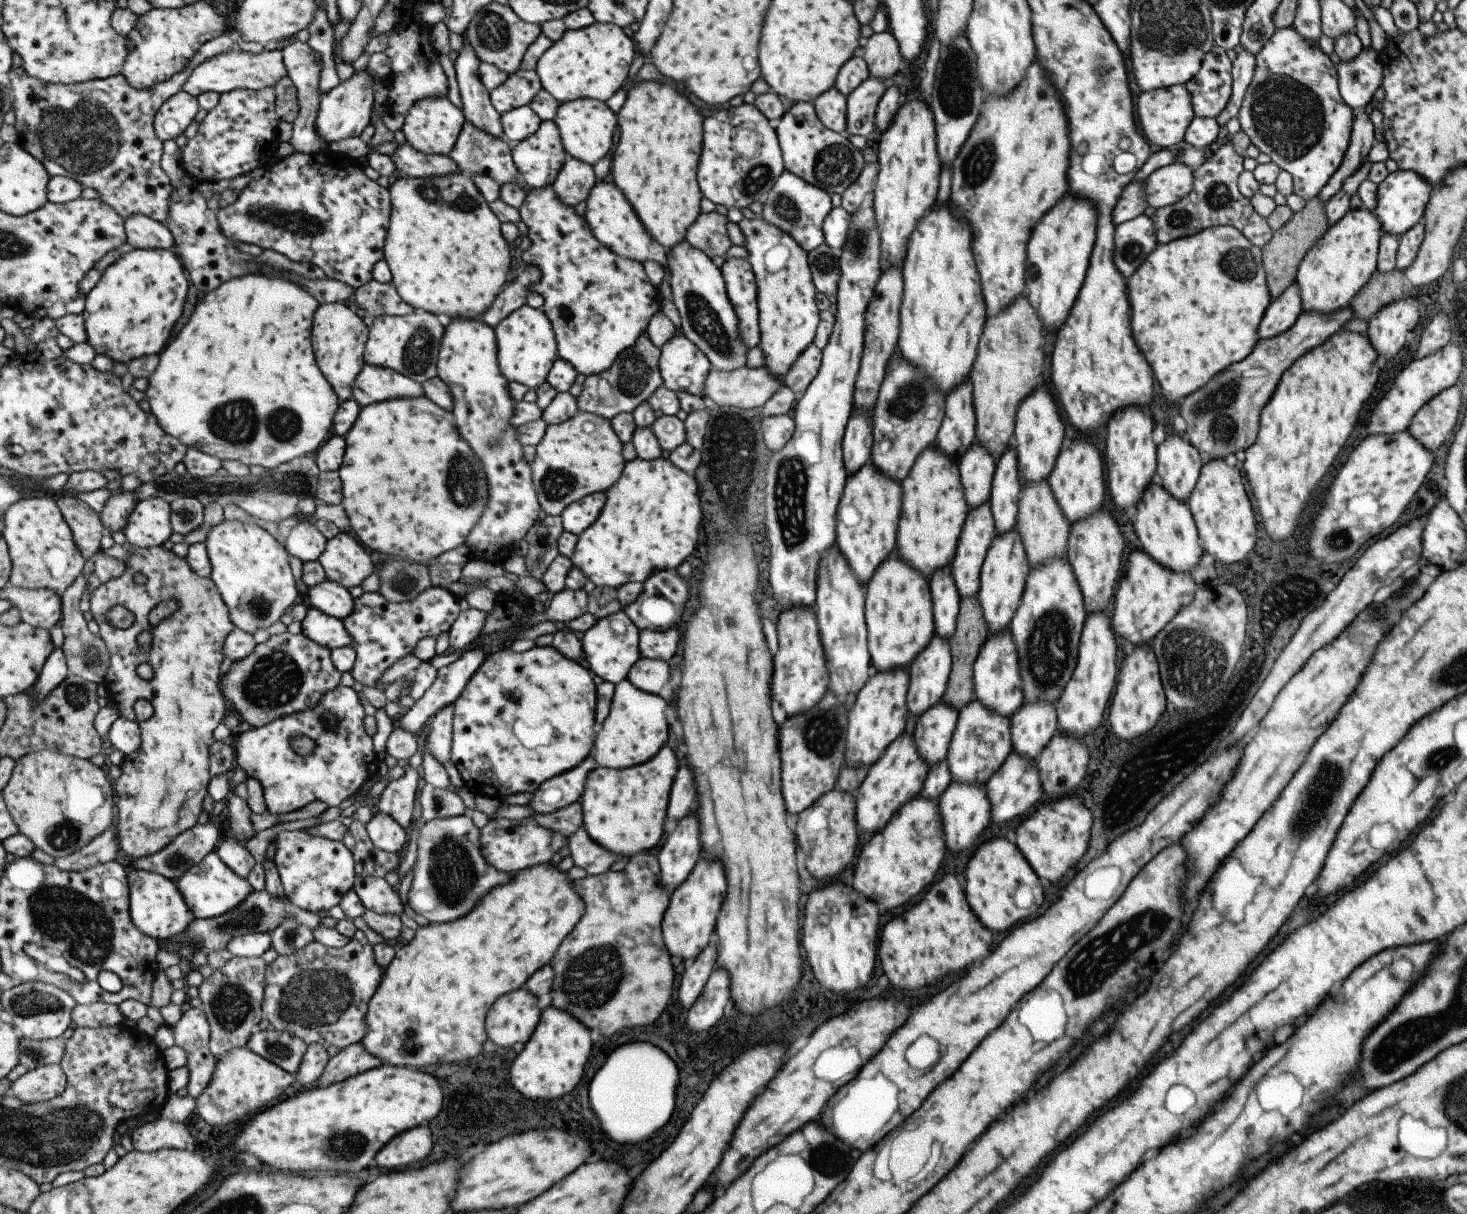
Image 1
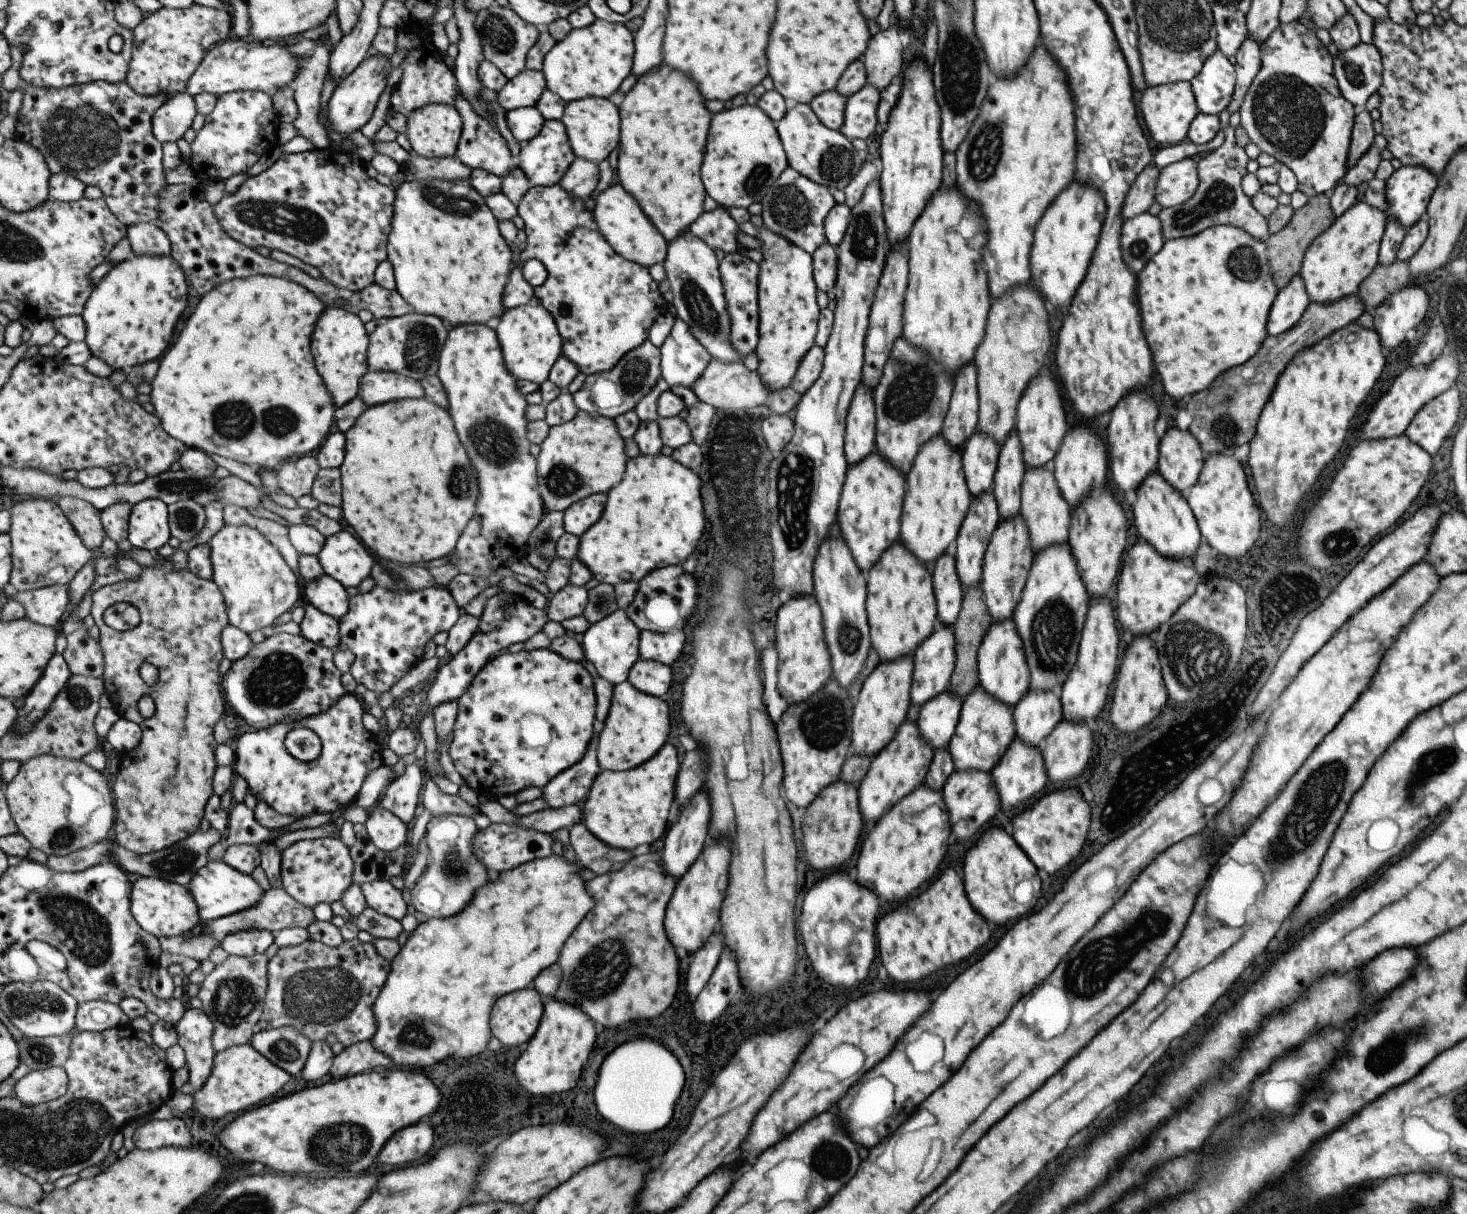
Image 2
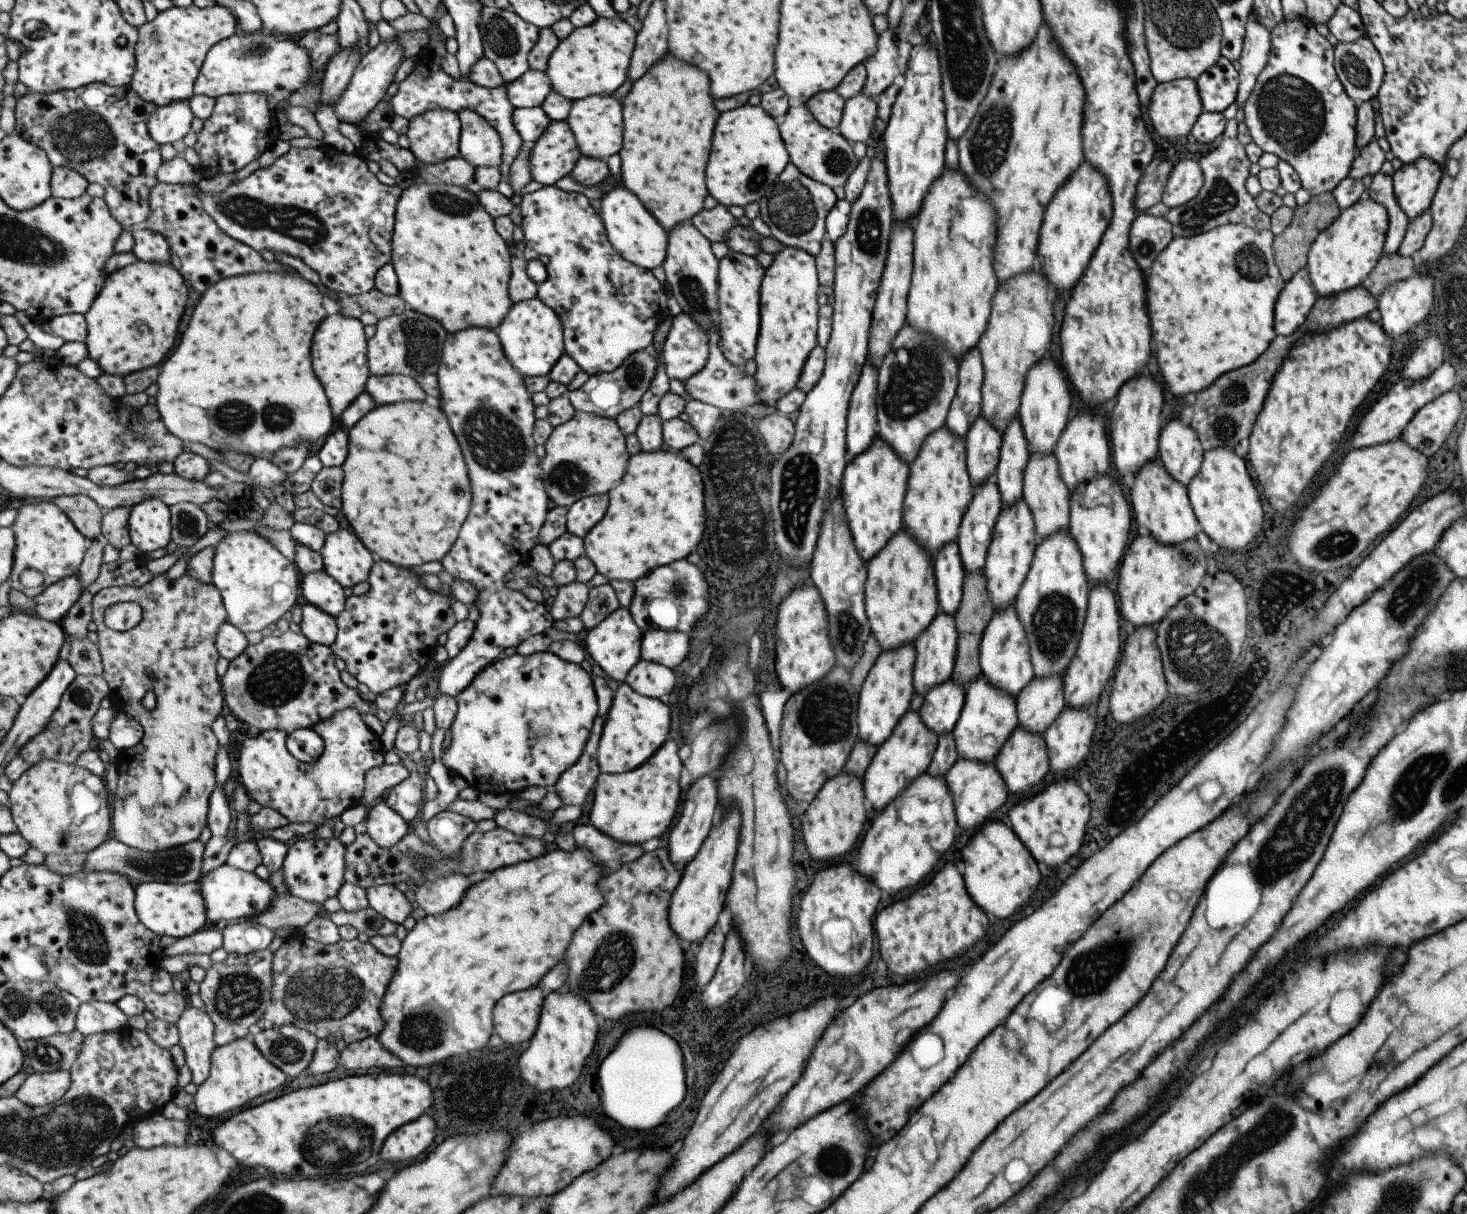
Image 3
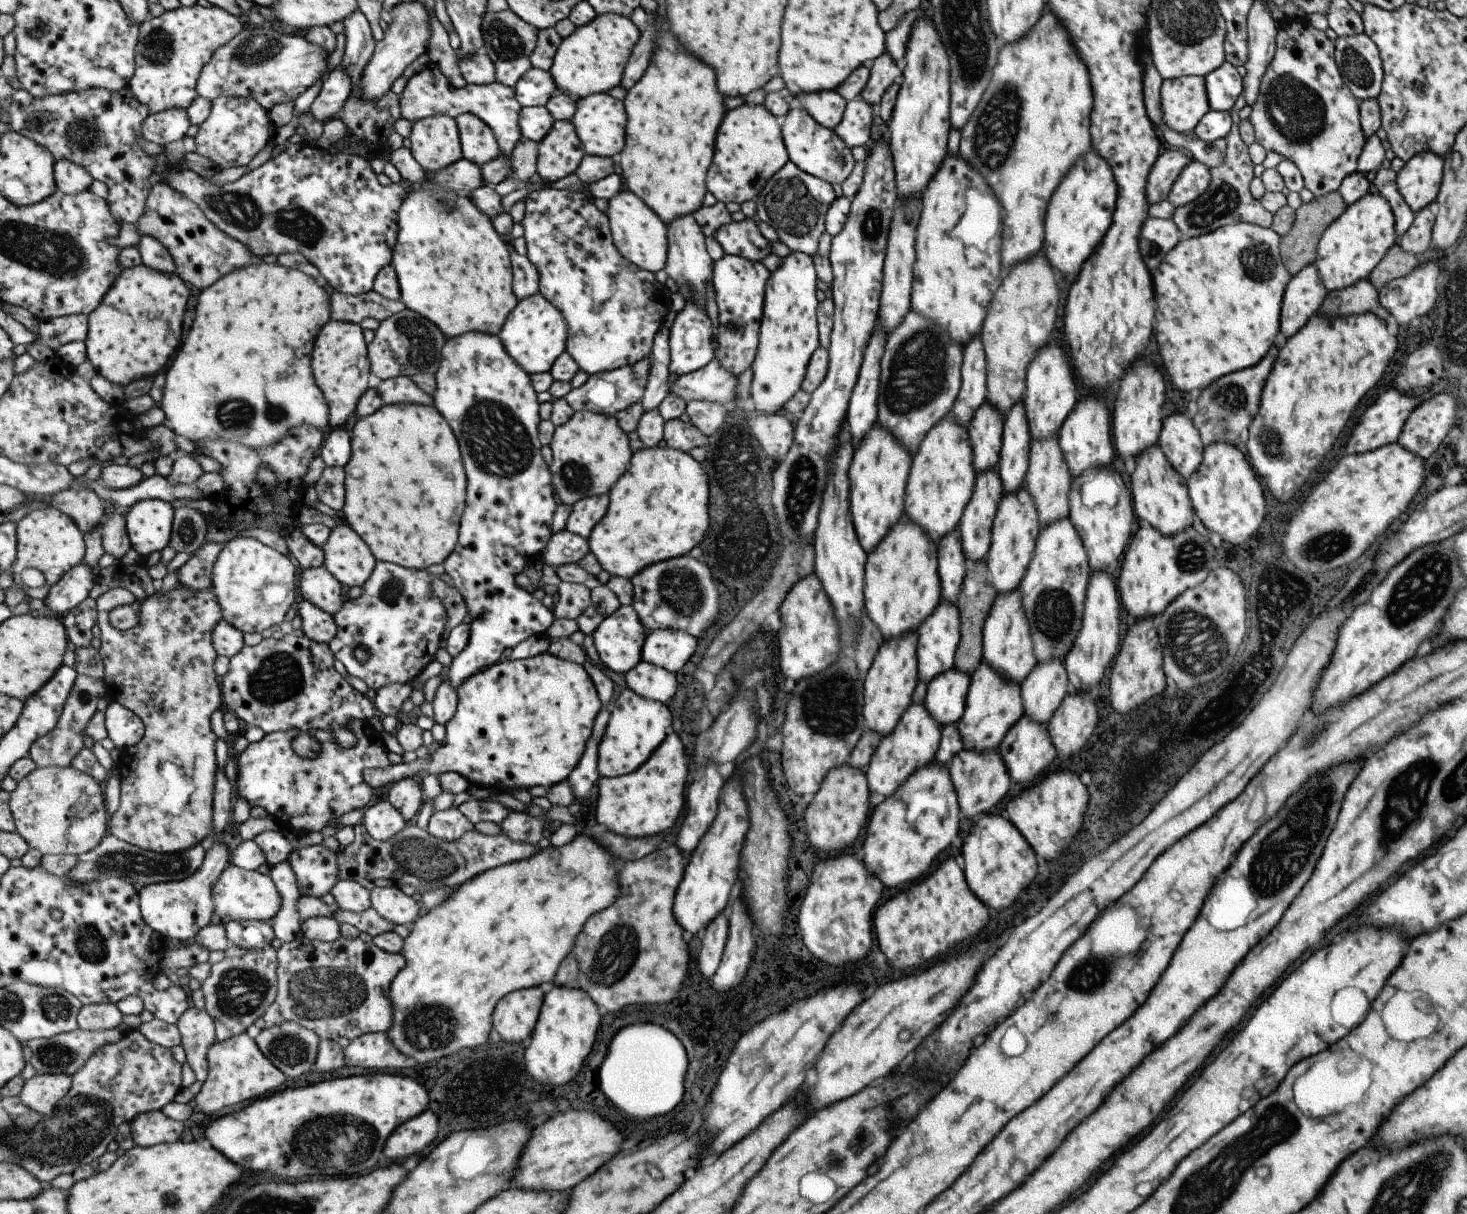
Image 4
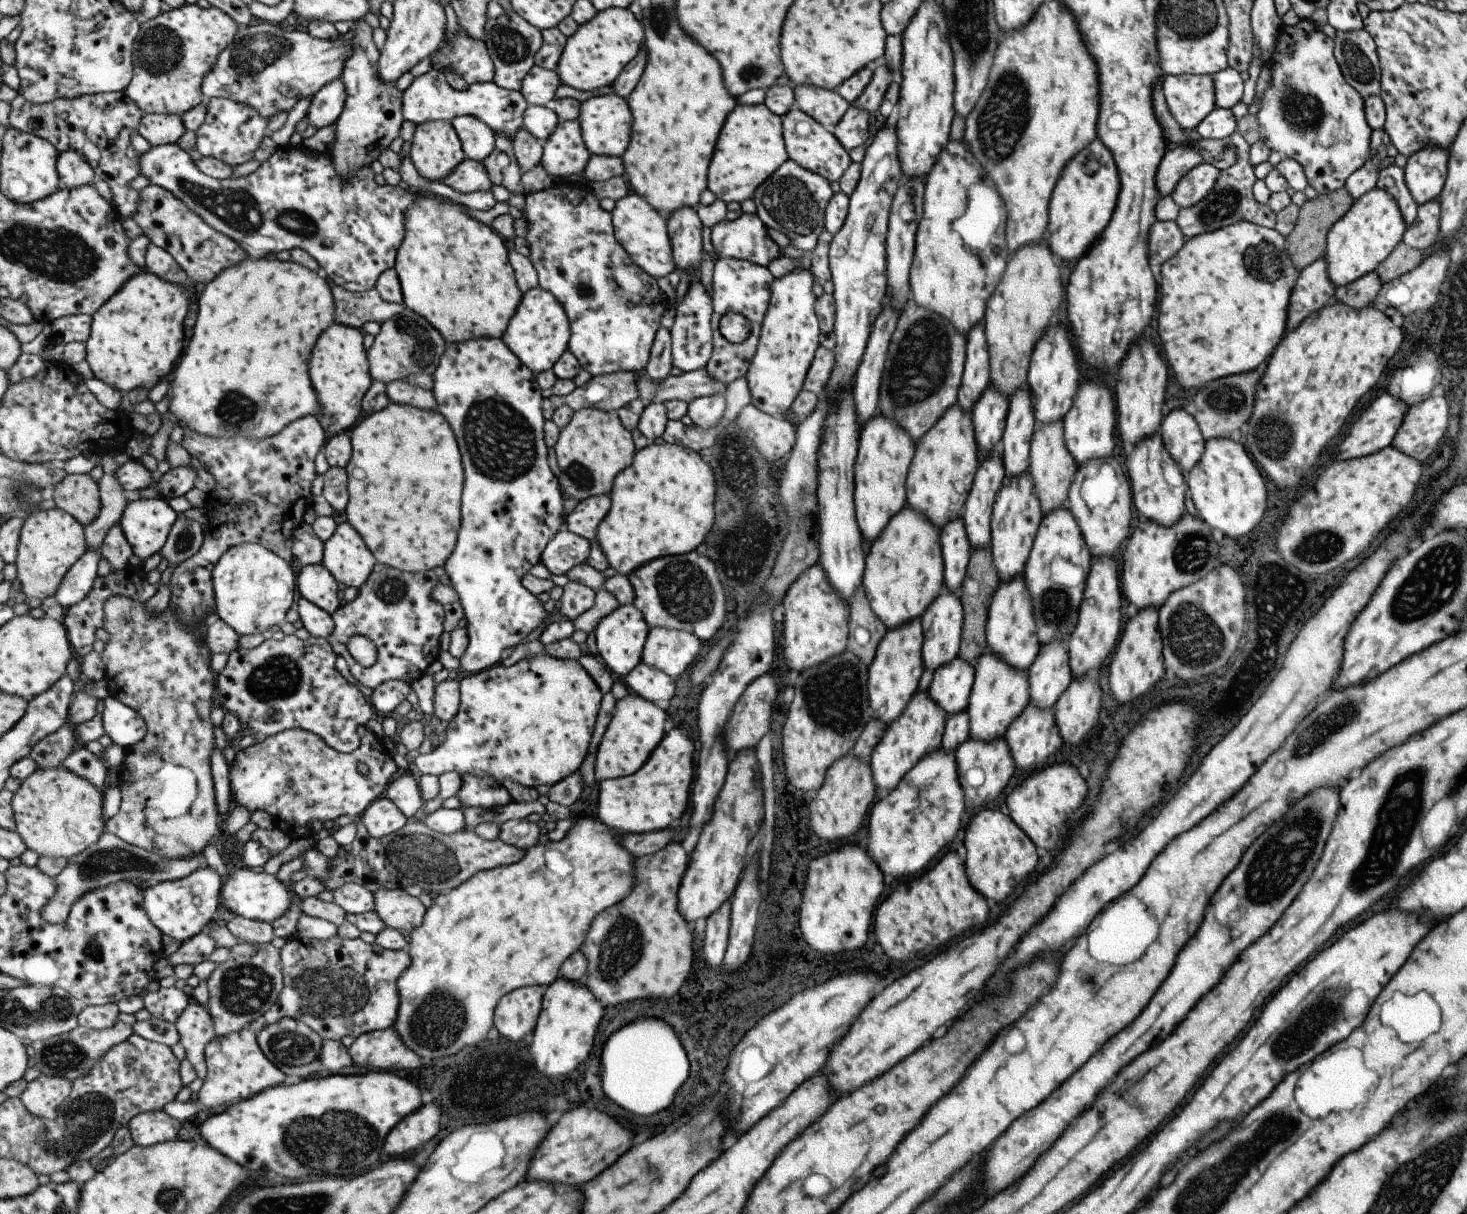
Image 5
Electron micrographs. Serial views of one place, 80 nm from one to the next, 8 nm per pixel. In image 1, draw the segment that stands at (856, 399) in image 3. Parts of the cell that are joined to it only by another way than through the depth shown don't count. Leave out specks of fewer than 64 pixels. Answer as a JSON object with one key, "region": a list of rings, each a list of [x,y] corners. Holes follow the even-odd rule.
{"region":[[[852,409],[841,437],[842,461],[848,475],[870,462],[872,418],[865,411]]]}

